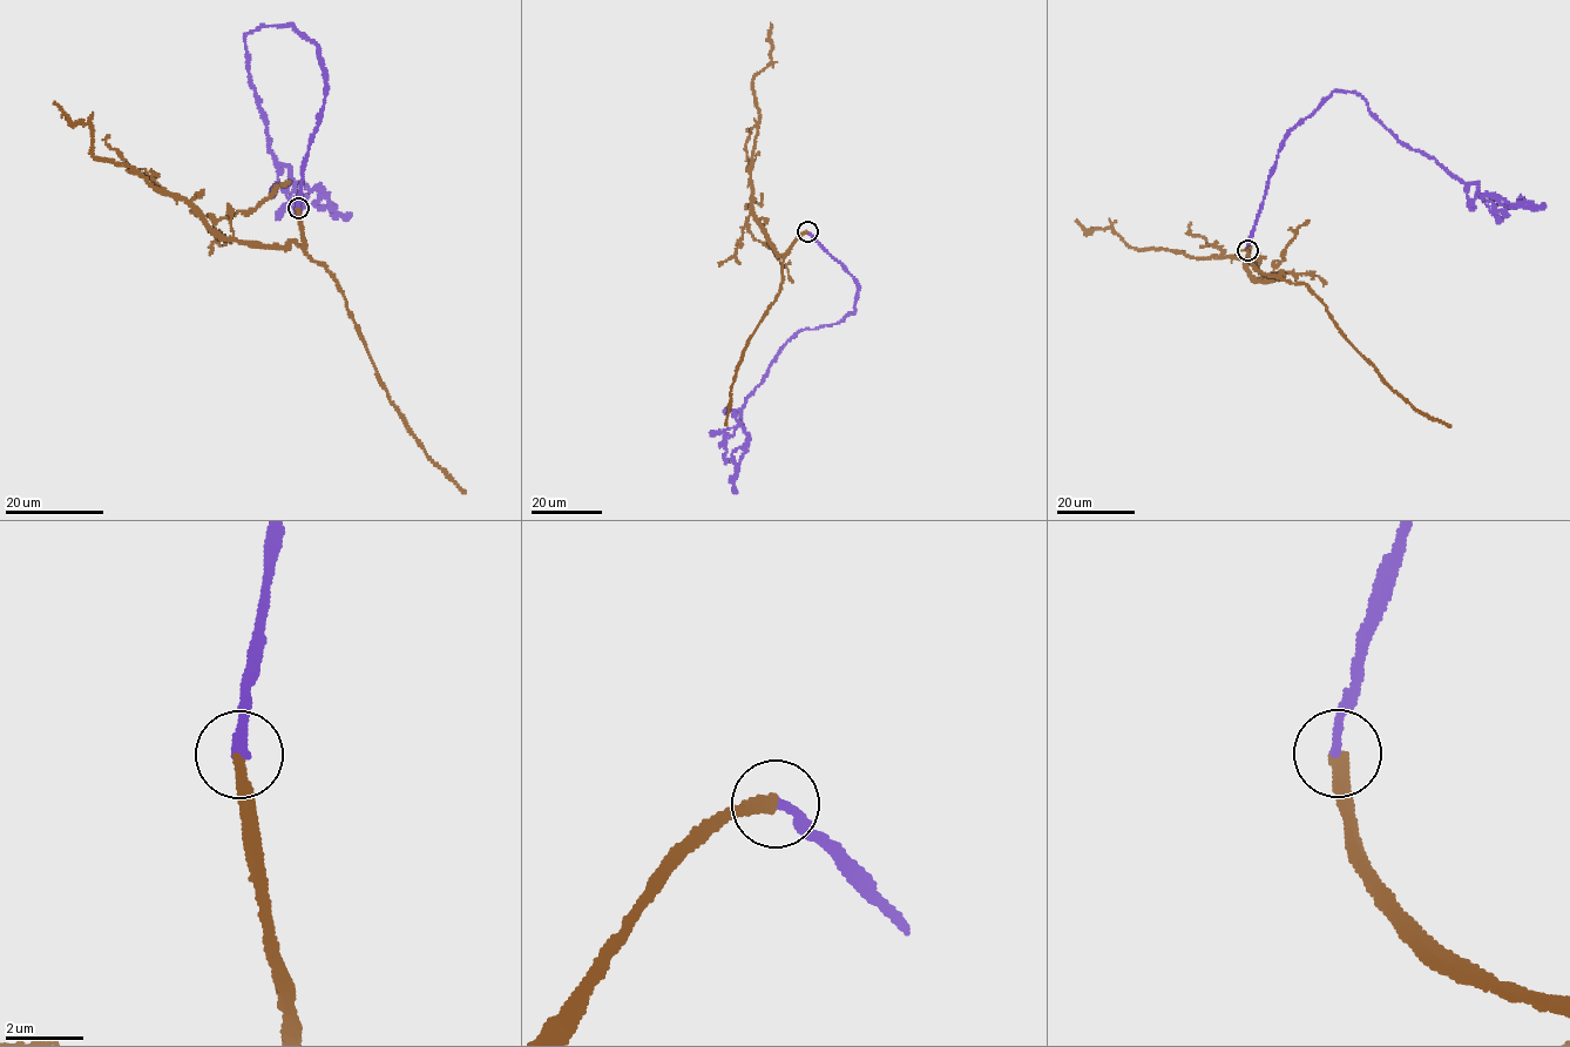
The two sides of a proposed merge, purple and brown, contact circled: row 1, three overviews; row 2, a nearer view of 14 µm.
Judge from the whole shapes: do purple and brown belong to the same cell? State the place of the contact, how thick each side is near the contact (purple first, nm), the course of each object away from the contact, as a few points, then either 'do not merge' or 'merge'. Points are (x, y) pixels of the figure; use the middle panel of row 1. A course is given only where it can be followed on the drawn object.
(807, 231) | 260/320 nm | purple via (806, 231), (859, 285), (854, 312), (833, 324), (798, 330), (748, 397), (739, 423), (746, 436), (737, 493) | brown via (806, 231), (780, 255), (752, 207), (753, 142), (759, 112), (752, 81), (770, 62), (770, 22) | merge

